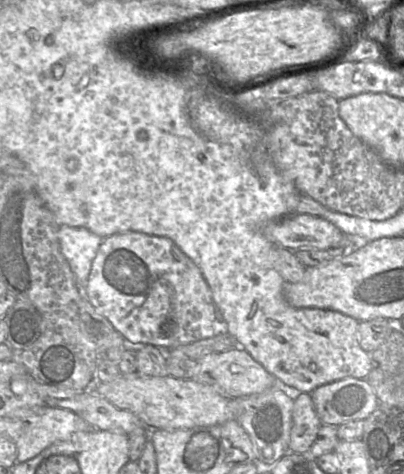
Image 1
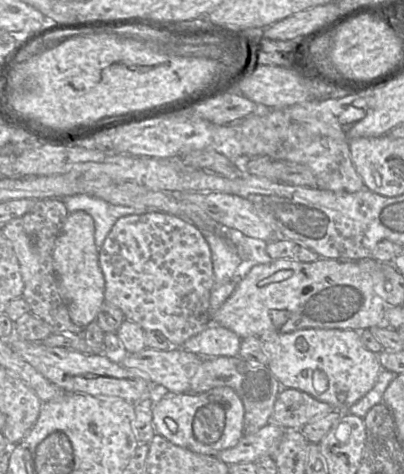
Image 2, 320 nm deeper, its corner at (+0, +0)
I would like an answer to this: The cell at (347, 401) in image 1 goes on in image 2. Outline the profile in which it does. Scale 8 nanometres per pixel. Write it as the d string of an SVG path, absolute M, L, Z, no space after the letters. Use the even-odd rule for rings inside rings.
M282 388L274 404L269 423L275 423L283 429L301 429L310 421L325 416L334 408L309 394L294 388Z

